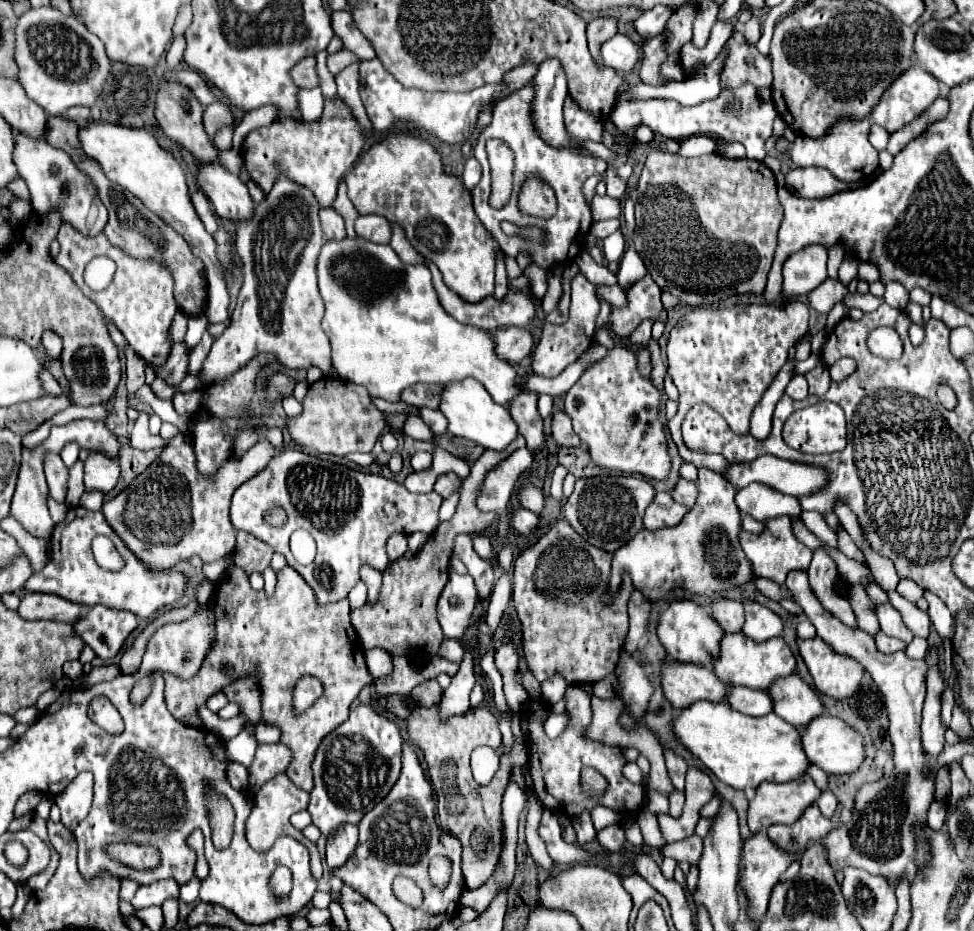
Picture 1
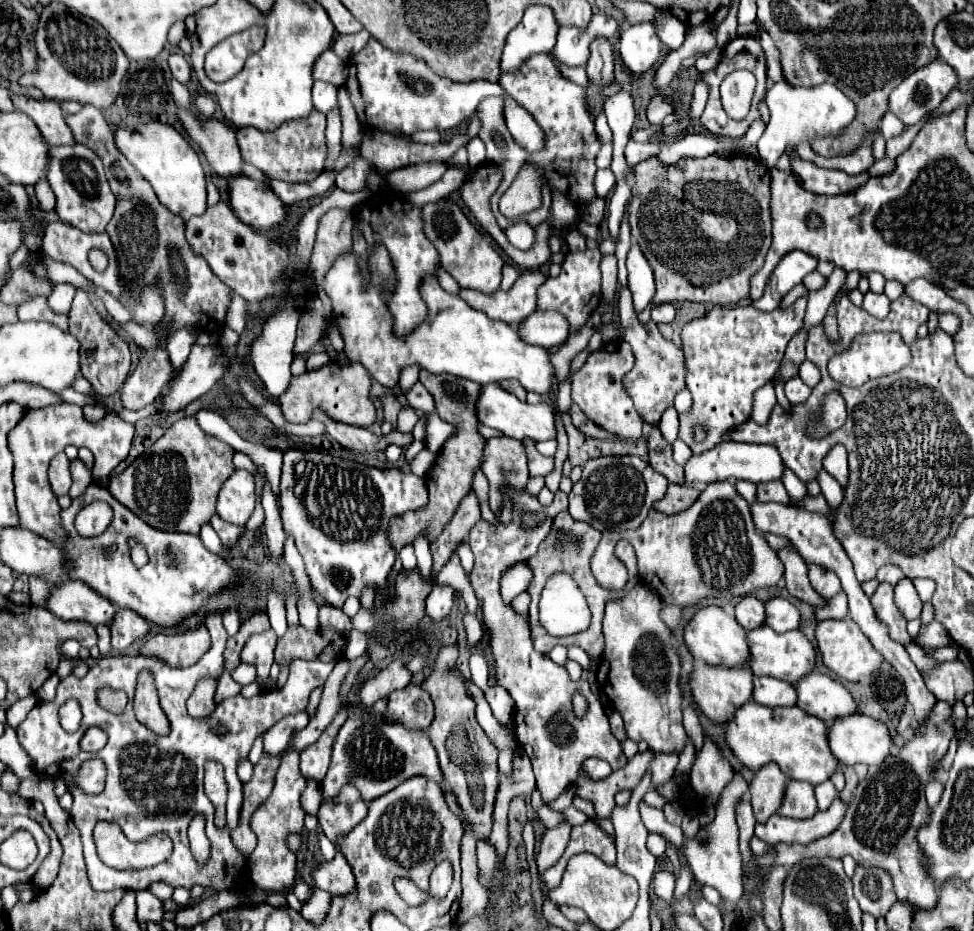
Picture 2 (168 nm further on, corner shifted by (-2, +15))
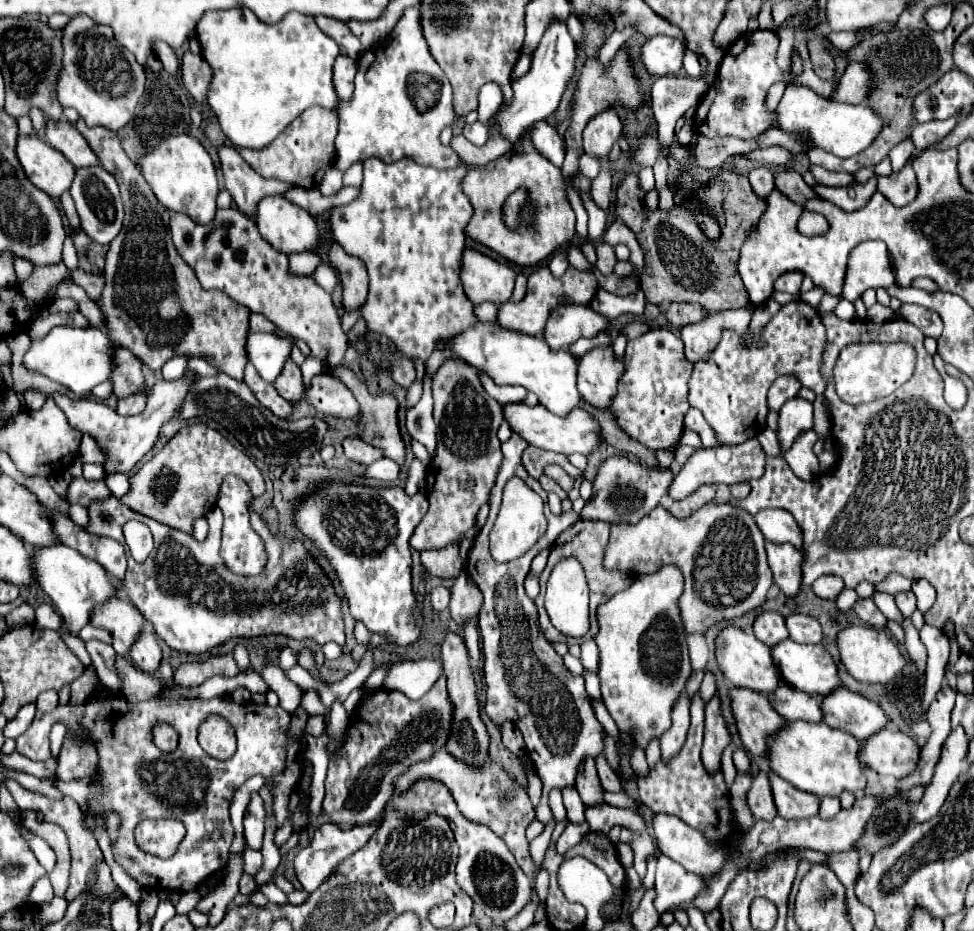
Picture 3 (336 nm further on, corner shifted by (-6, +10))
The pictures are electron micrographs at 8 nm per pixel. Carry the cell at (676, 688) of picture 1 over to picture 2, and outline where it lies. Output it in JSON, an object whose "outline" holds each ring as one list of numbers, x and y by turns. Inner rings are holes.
{"outline":[[698,663,694,665,688,677,688,685,700,711,714,723,724,723,728,721,728,717,732,717,732,709,738,709,740,705,752,699,752,677,754,675,748,667,722,667,722,665]]}

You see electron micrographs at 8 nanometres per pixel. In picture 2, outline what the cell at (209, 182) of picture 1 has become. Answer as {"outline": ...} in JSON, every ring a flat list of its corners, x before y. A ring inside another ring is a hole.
{"outline":[[236,175,226,177,226,191,234,213,254,229,270,229,286,219,286,205,266,183]]}

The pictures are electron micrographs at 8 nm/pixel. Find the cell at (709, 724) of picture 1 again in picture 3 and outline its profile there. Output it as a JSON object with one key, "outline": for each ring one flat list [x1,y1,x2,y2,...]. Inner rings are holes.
{"outline":[[788,722,780,736,770,738,768,762,784,780,788,780,798,790,816,794,816,796,840,796,844,790,860,794,866,788,866,776,858,760,860,742,852,734,830,728,828,724,810,724,810,722]]}

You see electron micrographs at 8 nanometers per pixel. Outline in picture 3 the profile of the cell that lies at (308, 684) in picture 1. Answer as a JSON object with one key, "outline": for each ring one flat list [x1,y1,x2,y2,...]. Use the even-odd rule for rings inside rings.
{"outline":[[100,688,100,696,92,694,86,702,82,704,60,704,56,706,52,712,36,712,30,728,20,734,16,738,16,752,20,752,22,756,28,756,32,761,50,760,50,728,54,722,64,722,70,730,82,732,84,738,92,740,100,752,100,764,98,764,98,772,102,778,104,788,108,790,104,796,94,796,90,798,88,806,90,806,90,814,84,818,86,826,92,830,94,826,104,826,104,818,102,814,106,810,116,810,122,816,122,826,120,826,120,838,116,844,112,844,112,852,116,862,142,886,142,888,152,888,152,890,178,890,178,892,190,892,200,888,214,872,218,872,220,868,226,866,228,860,228,848,232,842,232,824,230,824,230,800,234,796,234,792,240,788,240,784,244,784,250,776,260,774,266,782,266,786,270,788,272,794,272,814,278,826,282,826,288,816,288,804,290,804,290,796,292,792,298,788,298,782,302,778,302,770,304,770,304,756,302,756,302,746,294,744,294,766,288,764,288,726,290,726,290,714,284,712,280,706,272,708,267,704,236,704,232,702,232,698,212,698,212,700,190,700,190,698,180,698,180,700,172,700,166,702,162,700,160,694,152,696,146,702,128,702,124,696,118,696,106,688],[212,714,222,716,224,720,228,720,232,724,232,728,236,728,236,740,238,740,238,750,236,754,228,760,228,762,220,762,210,758,198,744,196,736,198,736,198,726],[156,724,170,724,174,726,174,730,180,734,180,748,176,748,174,752,166,754,162,750,158,750,152,742,152,728],[132,796,132,806,124,808,126,798],[144,818,176,818,182,820,186,830,188,830,188,838,184,838,180,842,178,852,168,858,162,860,158,856,152,856,144,850,140,850,134,842,134,828,144,820]]}

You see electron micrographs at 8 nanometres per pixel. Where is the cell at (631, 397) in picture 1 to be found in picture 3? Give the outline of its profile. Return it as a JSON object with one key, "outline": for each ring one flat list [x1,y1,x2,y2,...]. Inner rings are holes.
{"outline":[[598,346,578,362,578,390,596,408,610,408,624,364,616,362,612,346]]}

